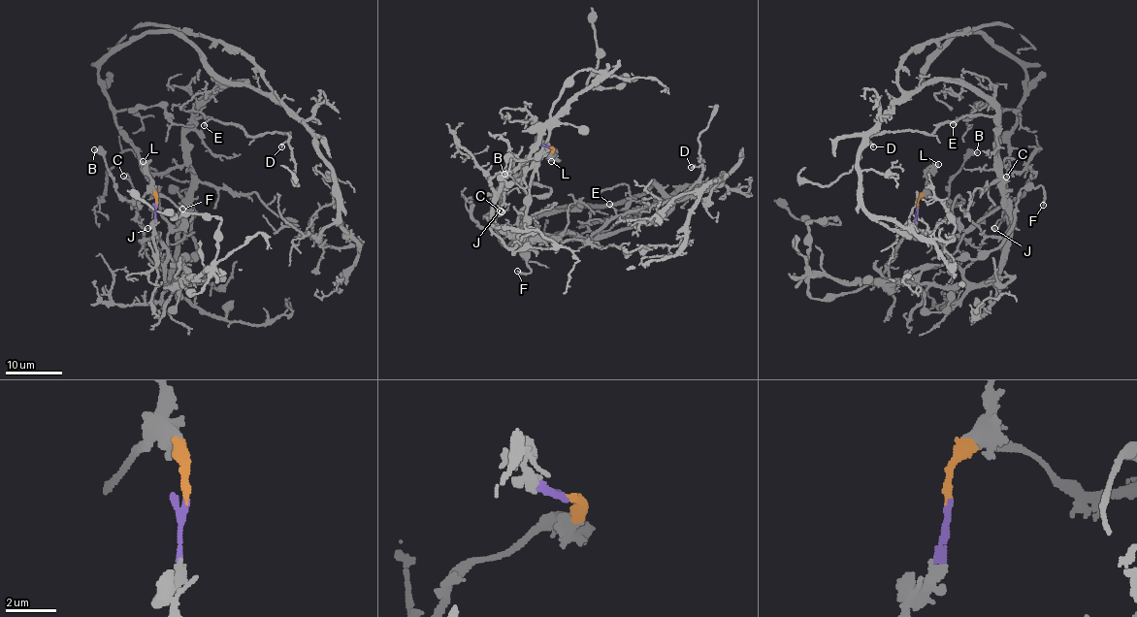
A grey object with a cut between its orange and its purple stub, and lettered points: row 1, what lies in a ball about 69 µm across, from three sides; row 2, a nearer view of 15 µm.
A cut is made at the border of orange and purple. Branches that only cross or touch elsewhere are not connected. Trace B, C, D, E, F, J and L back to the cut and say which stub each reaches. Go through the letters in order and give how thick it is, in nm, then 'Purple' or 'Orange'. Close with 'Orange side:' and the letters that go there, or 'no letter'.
B: Thickness 320 nm. Orange
C: Thickness 130 nm. Purple
D: Thickness 240 nm. Purple
E: Thickness 220 nm. Purple
F: Thickness 200 nm. Purple
J: Thickness 160 nm. Purple
L: Thickness 550 nm. Orange
Orange side: B, L

